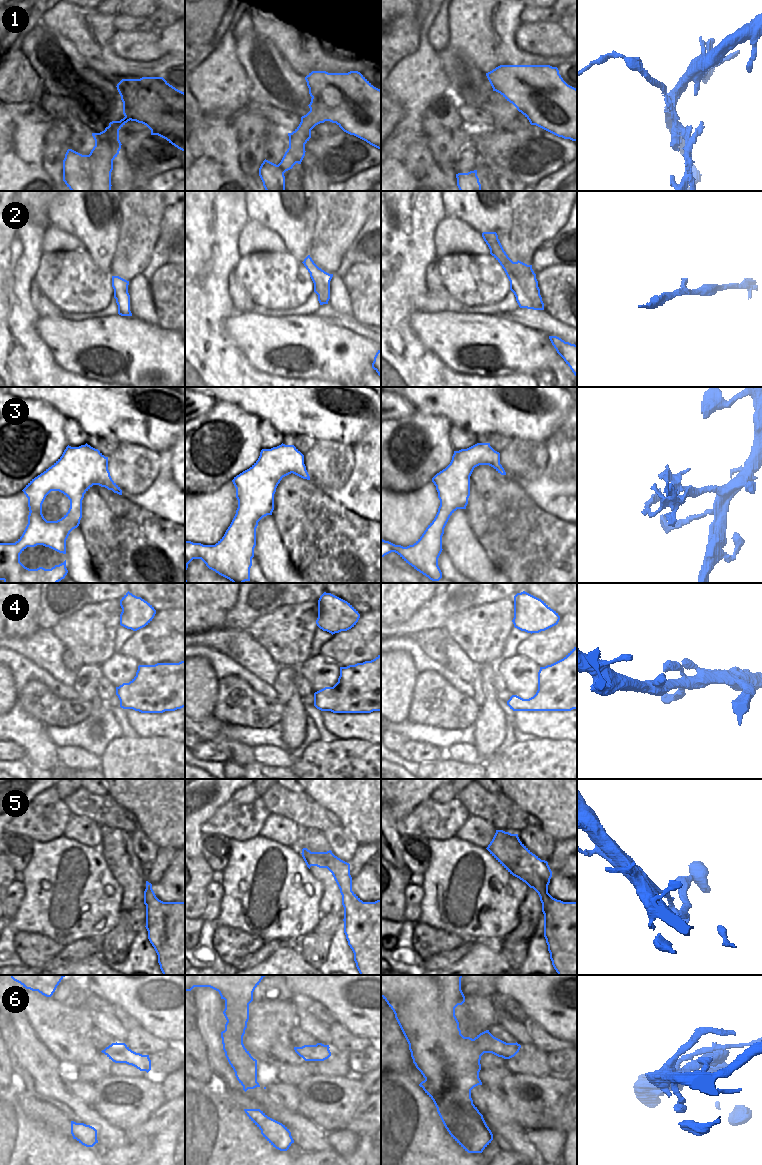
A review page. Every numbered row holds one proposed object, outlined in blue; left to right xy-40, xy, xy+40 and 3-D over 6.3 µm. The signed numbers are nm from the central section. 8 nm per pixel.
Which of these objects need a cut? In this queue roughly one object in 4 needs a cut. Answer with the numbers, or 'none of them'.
1

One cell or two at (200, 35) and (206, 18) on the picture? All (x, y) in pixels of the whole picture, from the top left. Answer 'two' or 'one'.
one

